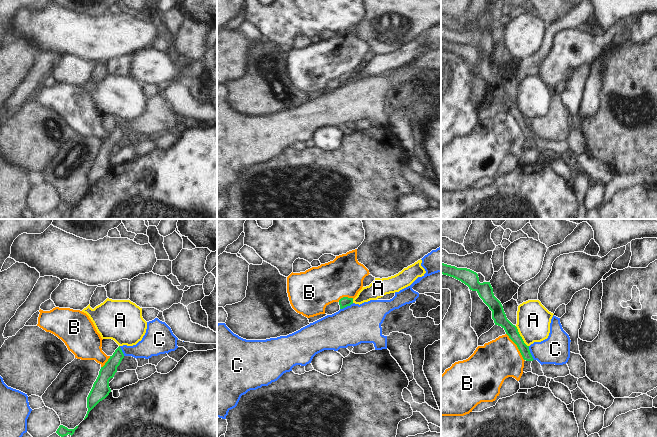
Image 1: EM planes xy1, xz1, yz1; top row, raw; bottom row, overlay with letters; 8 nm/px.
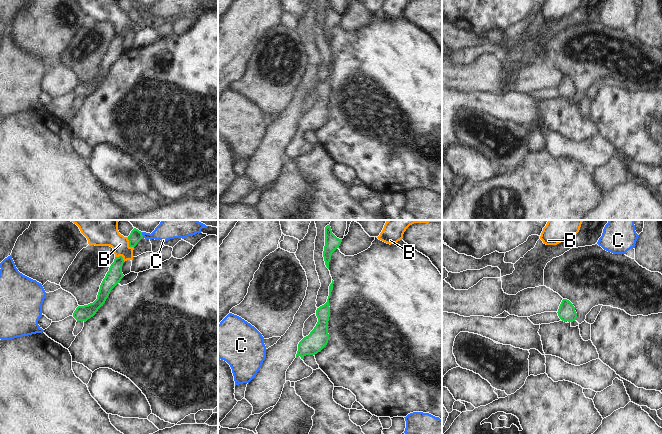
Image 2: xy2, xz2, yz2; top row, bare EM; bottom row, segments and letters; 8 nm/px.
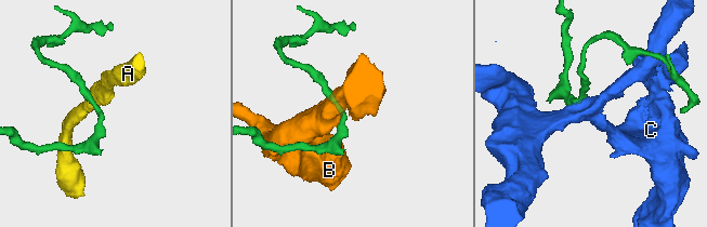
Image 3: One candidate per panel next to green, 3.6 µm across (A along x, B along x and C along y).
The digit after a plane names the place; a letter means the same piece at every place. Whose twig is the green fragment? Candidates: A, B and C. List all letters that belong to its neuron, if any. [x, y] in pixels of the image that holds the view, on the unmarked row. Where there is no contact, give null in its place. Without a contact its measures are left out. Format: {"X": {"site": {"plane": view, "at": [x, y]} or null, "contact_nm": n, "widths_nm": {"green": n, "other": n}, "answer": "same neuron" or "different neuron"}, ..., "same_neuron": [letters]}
{"A": {"site": {"plane": "yz1", "at": [520, 112]}, "contact_nm": 200, "widths_nm": {"green": 110, "other": 280}, "answer": "different neuron"}, "B": {"site": {"plane": "yz1", "at": [517, 122]}, "contact_nm": 260, "widths_nm": {"green": 100, "other": 320}, "answer": "different neuron"}, "C": {"site": {"plane": "yz1", "at": [530, 129]}, "contact_nm": 120, "widths_nm": {"green": 100, "other": 220}, "answer": "different neuron"}, "same_neuron": []}

